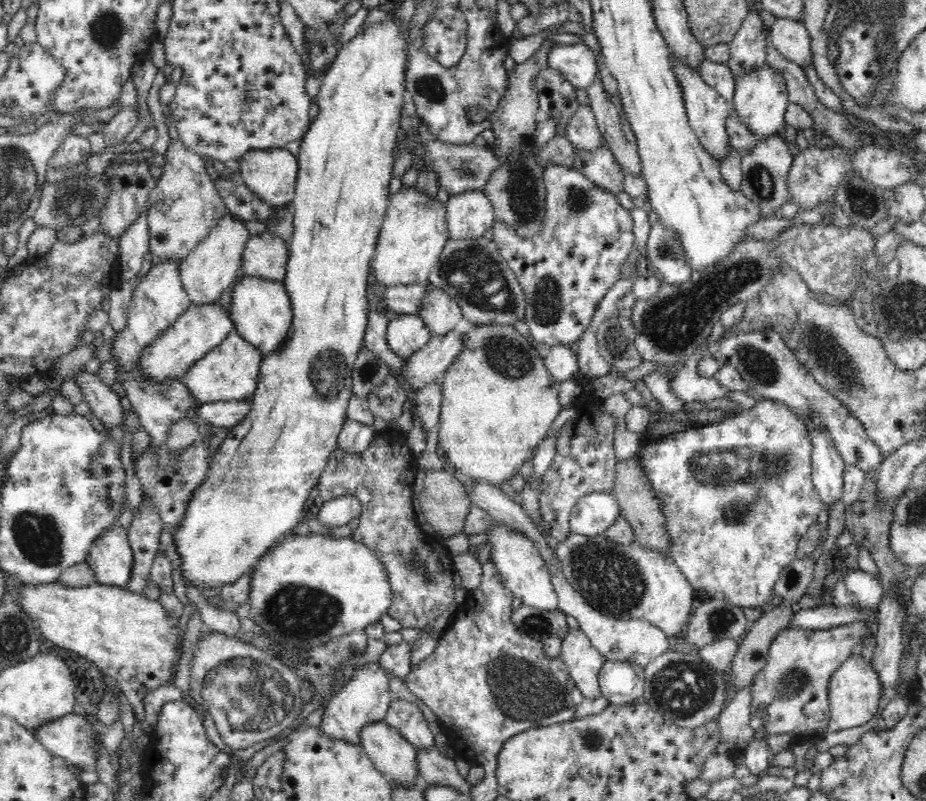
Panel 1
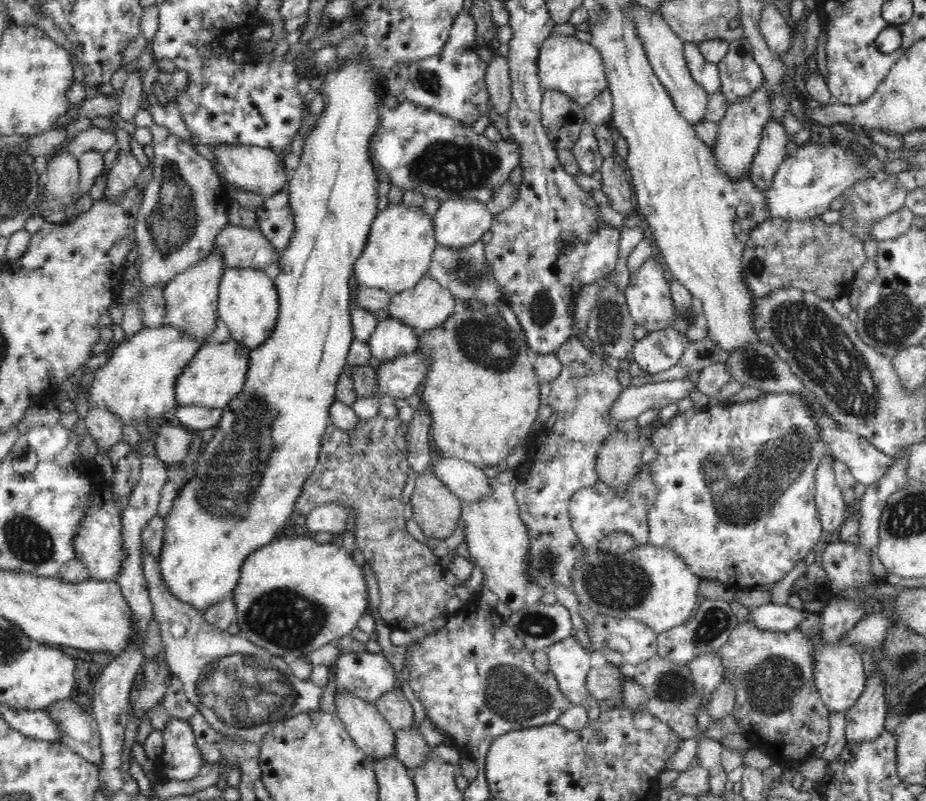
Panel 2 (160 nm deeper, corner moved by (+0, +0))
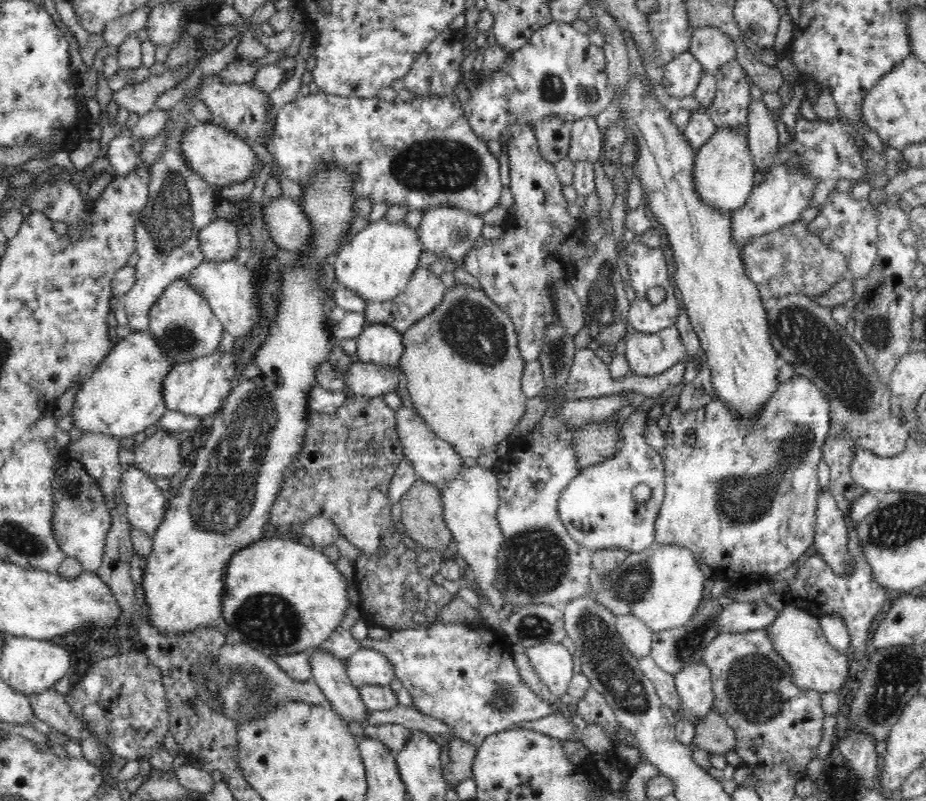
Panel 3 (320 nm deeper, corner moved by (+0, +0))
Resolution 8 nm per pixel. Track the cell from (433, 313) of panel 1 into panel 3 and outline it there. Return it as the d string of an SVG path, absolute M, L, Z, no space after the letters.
M419 267L416 272L414 272L414 276L410 278L410 283L406 286L406 290L399 296L396 296L394 300L382 304L368 303L366 310L362 313L366 321L365 327L382 324L393 327L398 330L398 333L402 334L406 332L412 324L416 324L416 322L418 322L417 320L420 320L420 317L428 316L432 310L436 310L436 306L444 300L446 290L447 288L439 276Z

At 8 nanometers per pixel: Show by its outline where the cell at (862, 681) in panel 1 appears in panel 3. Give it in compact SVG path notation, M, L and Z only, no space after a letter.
M785 604L778 611L777 619L769 627L765 628L776 652L790 665L792 669L791 680L794 684L805 690L819 693L838 692L846 678L848 678L847 654L836 652L827 643L821 629L820 619L799 606Z

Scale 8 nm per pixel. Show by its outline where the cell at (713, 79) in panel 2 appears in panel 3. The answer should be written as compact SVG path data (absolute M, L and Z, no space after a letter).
M689 50L680 55L666 63L661 87L672 99L683 100L685 96L694 94L702 73L706 70Z

